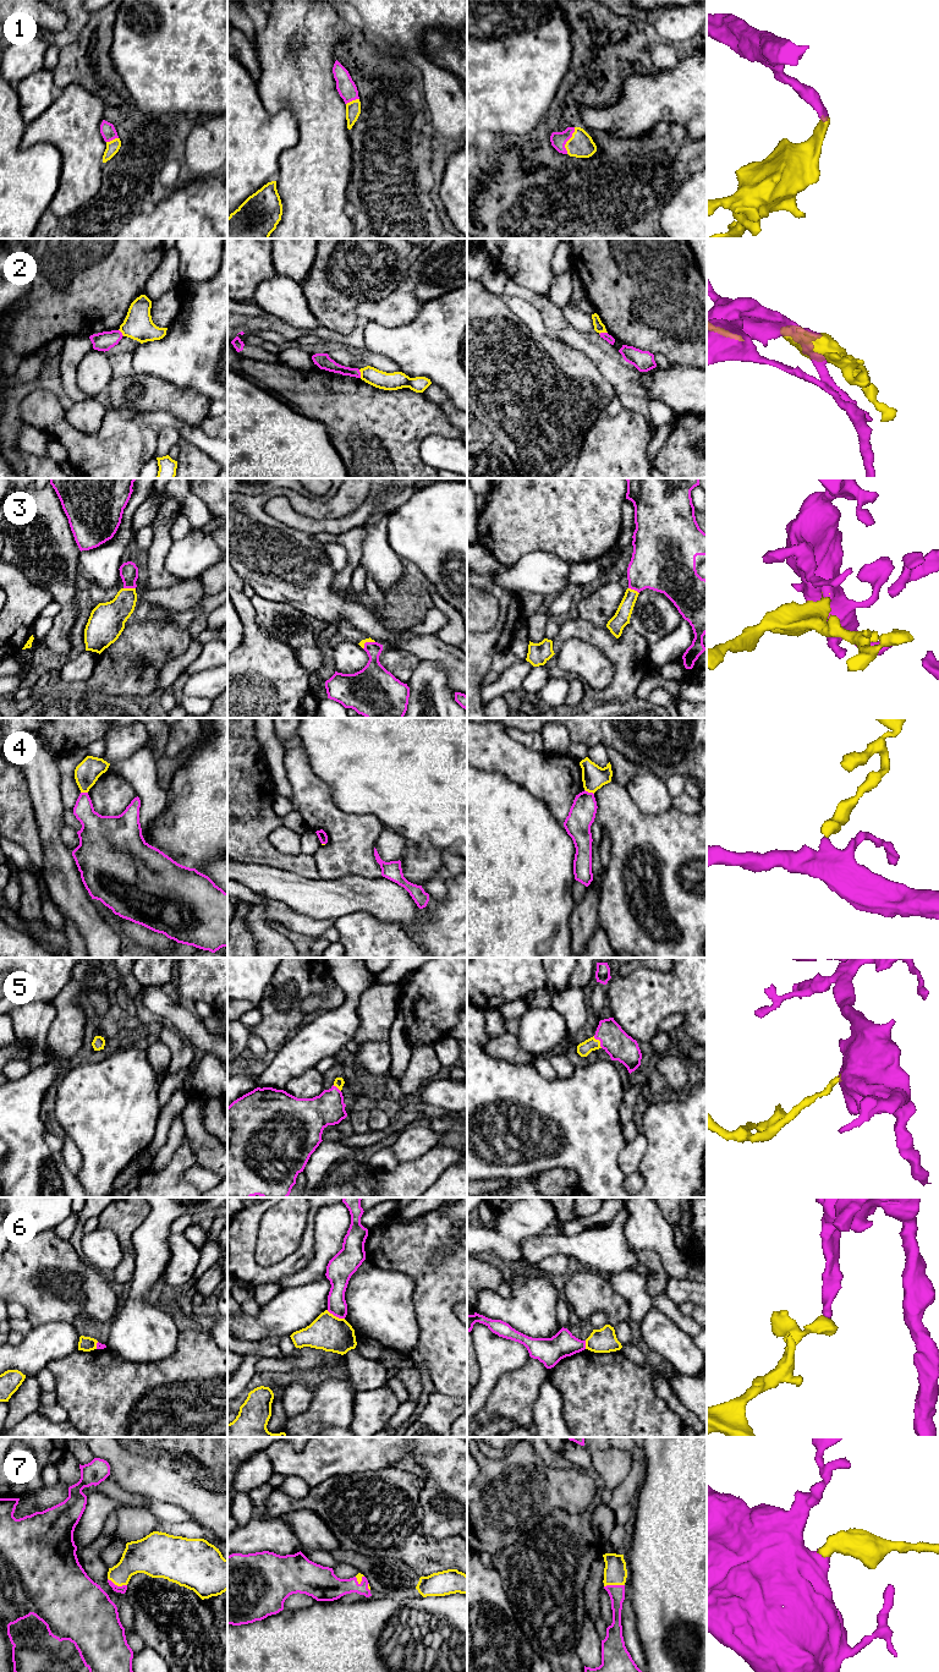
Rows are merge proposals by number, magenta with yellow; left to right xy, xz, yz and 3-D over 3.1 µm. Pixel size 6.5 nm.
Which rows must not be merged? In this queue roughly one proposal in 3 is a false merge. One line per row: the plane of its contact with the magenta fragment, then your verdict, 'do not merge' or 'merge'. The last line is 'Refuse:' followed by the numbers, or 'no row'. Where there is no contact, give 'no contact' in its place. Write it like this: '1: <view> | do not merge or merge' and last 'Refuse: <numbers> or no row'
1: yz | merge
2: xz | do not merge
3: xy | merge
4: yz | do not merge
5: yz | merge
6: xz | do not merge
7: yz | merge
Refuse: 2, 4, 6

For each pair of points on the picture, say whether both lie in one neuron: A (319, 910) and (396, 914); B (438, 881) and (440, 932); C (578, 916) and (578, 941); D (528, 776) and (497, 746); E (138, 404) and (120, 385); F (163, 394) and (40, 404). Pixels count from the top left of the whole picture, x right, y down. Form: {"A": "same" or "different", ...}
{"A": "same", "B": "different", "C": "same", "D": "same", "E": "same", "F": "different"}

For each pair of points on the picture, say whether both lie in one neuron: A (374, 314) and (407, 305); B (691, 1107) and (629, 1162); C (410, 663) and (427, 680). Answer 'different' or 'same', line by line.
A: same
B: different
C: different

